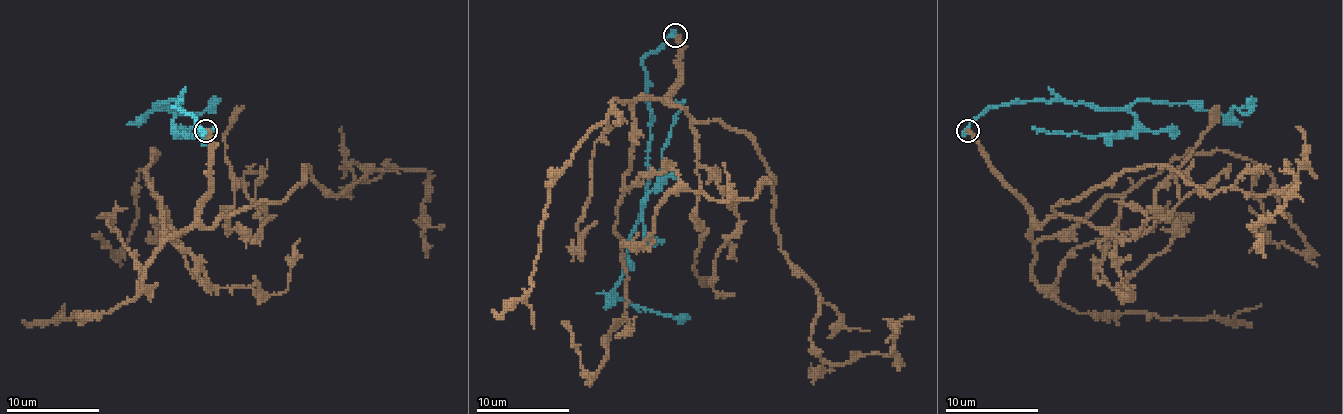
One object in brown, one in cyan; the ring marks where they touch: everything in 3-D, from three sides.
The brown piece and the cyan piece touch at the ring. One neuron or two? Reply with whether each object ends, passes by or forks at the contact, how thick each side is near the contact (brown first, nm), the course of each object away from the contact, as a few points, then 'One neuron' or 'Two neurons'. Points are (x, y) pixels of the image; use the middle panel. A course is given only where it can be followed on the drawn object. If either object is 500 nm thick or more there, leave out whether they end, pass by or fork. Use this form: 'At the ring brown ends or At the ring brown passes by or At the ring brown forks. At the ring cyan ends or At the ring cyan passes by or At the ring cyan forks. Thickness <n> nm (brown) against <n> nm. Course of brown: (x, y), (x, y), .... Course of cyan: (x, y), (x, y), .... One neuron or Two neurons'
At the ring brown ends. At the ring cyan ends. Thickness 400 nm (brown) against 400 nm. Course of brown: (676, 34), (669, 97), (750, 139), (780, 249), (818, 293), (811, 347), (832, 363), (897, 363), (897, 333). Course of cyan: (676, 34), (643, 60), (650, 109), (648, 195), (615, 293), (634, 305), (690, 319). Two neurons

